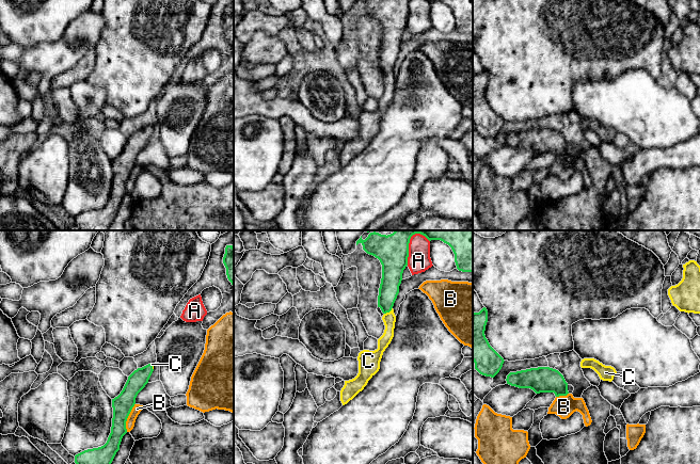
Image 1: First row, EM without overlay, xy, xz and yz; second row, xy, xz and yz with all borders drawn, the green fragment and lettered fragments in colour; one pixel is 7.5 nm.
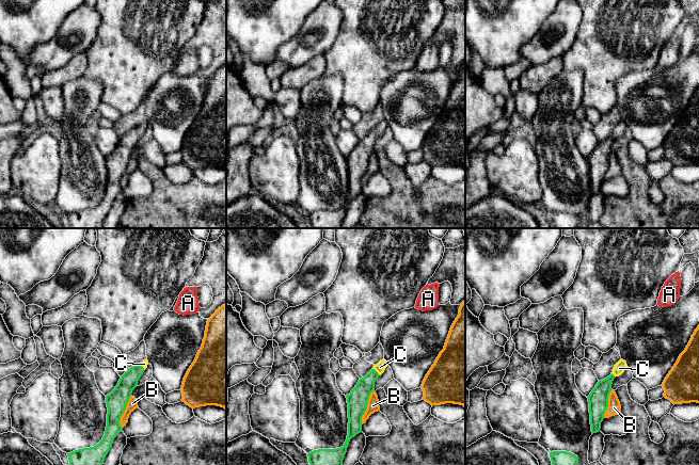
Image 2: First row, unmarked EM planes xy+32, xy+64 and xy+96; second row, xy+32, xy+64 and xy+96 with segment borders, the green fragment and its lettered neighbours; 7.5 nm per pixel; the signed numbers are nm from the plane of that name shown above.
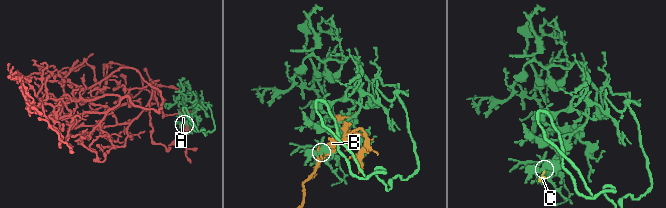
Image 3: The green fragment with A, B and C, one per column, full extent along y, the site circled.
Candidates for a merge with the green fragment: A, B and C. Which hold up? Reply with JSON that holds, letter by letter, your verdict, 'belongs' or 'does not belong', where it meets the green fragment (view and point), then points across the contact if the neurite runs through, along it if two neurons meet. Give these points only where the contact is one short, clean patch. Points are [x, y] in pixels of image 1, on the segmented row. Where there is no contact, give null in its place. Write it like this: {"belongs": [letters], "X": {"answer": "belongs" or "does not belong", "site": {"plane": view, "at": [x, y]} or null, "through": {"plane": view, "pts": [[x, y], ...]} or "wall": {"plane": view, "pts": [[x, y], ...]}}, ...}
{"belongs": ["C"], "A": {"answer": "does not belong", "site": {"plane": "xz", "at": [408, 246]}}, "B": {"answer": "does not belong", "site": {"plane": "xy", "at": [127, 417]}}, "C": {"answer": "belongs", "site": {"plane": "xz", "at": [388, 312]}, "through": {"plane": "xz", "pts": [[391, 281], [388, 312], [388, 318]]}}}

